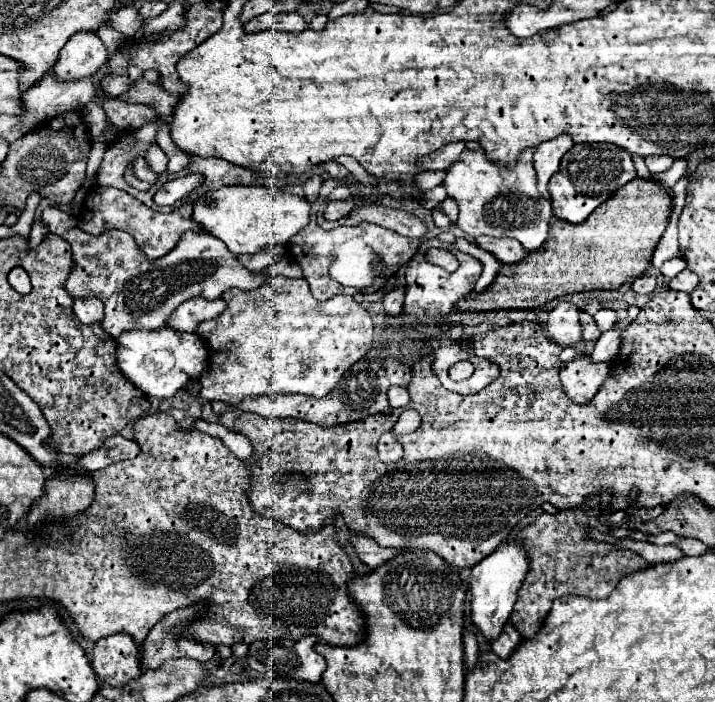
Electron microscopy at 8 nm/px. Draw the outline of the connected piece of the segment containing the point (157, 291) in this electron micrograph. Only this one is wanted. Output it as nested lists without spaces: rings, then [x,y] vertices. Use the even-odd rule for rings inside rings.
[[[55,206],[45,208],[41,220],[49,226],[49,232],[71,244],[73,260],[77,264],[67,278],[67,292],[73,298],[101,298],[105,304],[101,324],[113,338],[119,338],[129,330],[159,330],[167,326],[173,310],[189,298],[199,296],[205,300],[217,300],[229,288],[253,290],[267,282],[267,276],[251,274],[241,266],[237,258],[225,250],[225,244],[211,234],[183,234],[169,254],[157,258],[157,262],[149,262],[149,258],[141,254],[137,242],[121,230],[107,230],[99,236],[85,234],[71,214]]]

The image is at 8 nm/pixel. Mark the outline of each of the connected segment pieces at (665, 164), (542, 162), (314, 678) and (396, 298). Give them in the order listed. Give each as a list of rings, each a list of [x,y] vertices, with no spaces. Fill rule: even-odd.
[[[649,156],[649,158],[645,158],[645,164],[647,164],[651,174],[659,174],[659,172],[667,172],[673,166],[673,158],[669,158],[669,156]]]
[[[561,134],[549,142],[543,142],[541,146],[537,146],[537,152],[533,156],[533,162],[535,162],[535,170],[537,170],[537,176],[539,176],[539,194],[549,198],[547,194],[547,182],[549,178],[559,170],[559,162],[563,158],[563,154],[573,146],[573,140],[569,138],[569,134]],[[561,142],[571,142],[571,144],[561,144]]]
[[[305,636],[299,642],[289,638],[279,640],[265,640],[265,642],[253,642],[249,644],[247,662],[253,670],[269,676],[269,678],[281,678],[281,680],[305,680],[305,682],[319,682],[321,674],[325,672],[325,658],[313,650],[313,646],[319,642],[319,638]]]
[[[393,288],[383,298],[383,308],[387,314],[399,314],[403,306],[403,288]]]

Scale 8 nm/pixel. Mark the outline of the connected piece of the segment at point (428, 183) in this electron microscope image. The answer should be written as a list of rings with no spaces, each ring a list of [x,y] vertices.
[[[435,170],[435,172],[423,172],[423,174],[419,174],[417,178],[415,178],[415,182],[417,182],[417,186],[421,188],[421,190],[431,190],[433,186],[437,186],[437,184],[441,184],[443,180],[445,180],[445,170]]]

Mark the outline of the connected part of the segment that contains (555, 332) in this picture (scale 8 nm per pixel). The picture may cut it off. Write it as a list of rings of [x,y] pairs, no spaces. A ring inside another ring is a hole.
[[[559,300],[557,306],[549,312],[547,338],[559,346],[577,346],[583,342],[581,324],[579,324],[579,308],[573,302]]]

